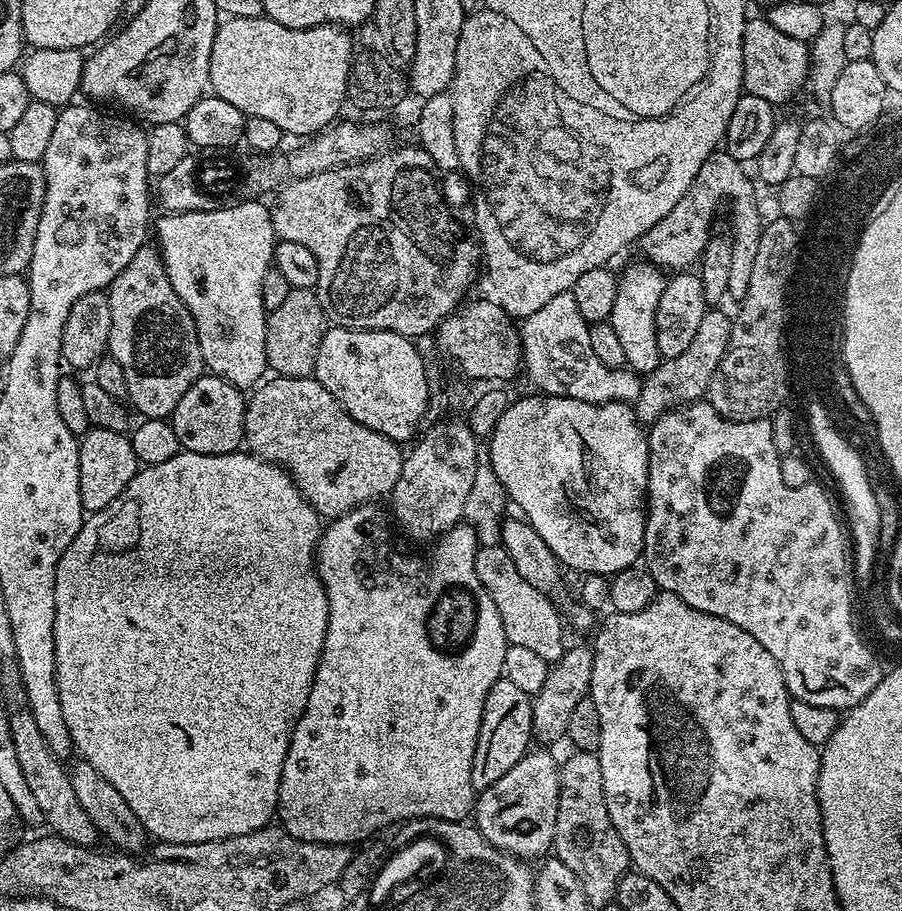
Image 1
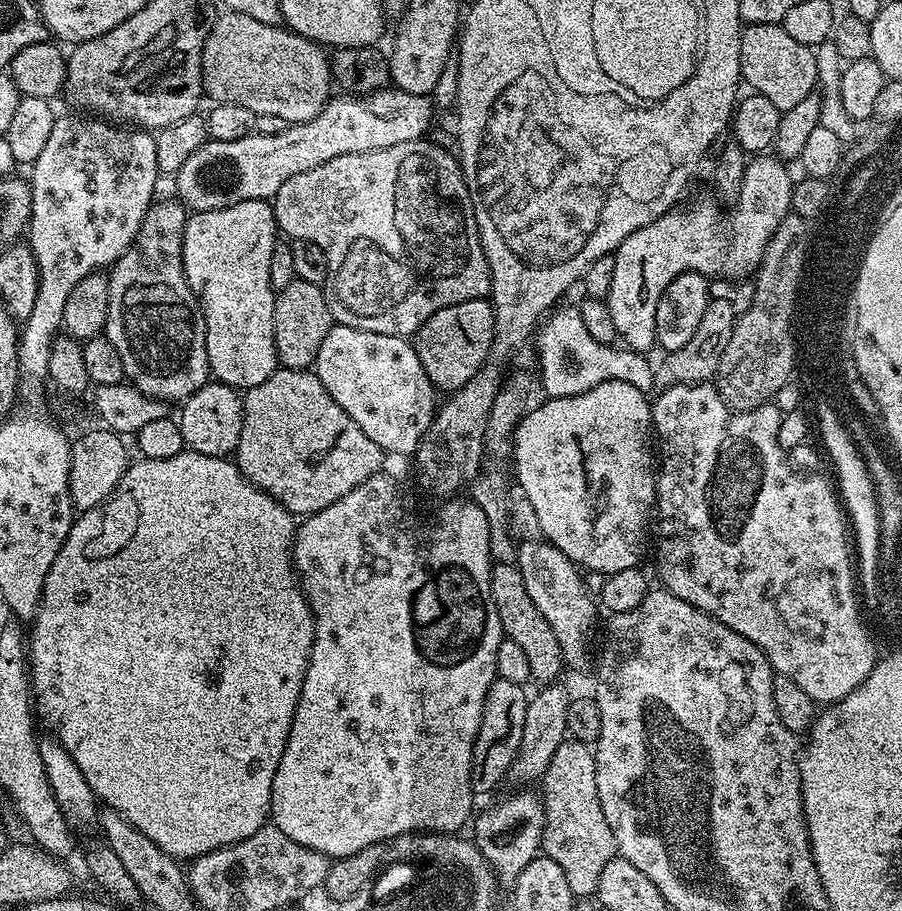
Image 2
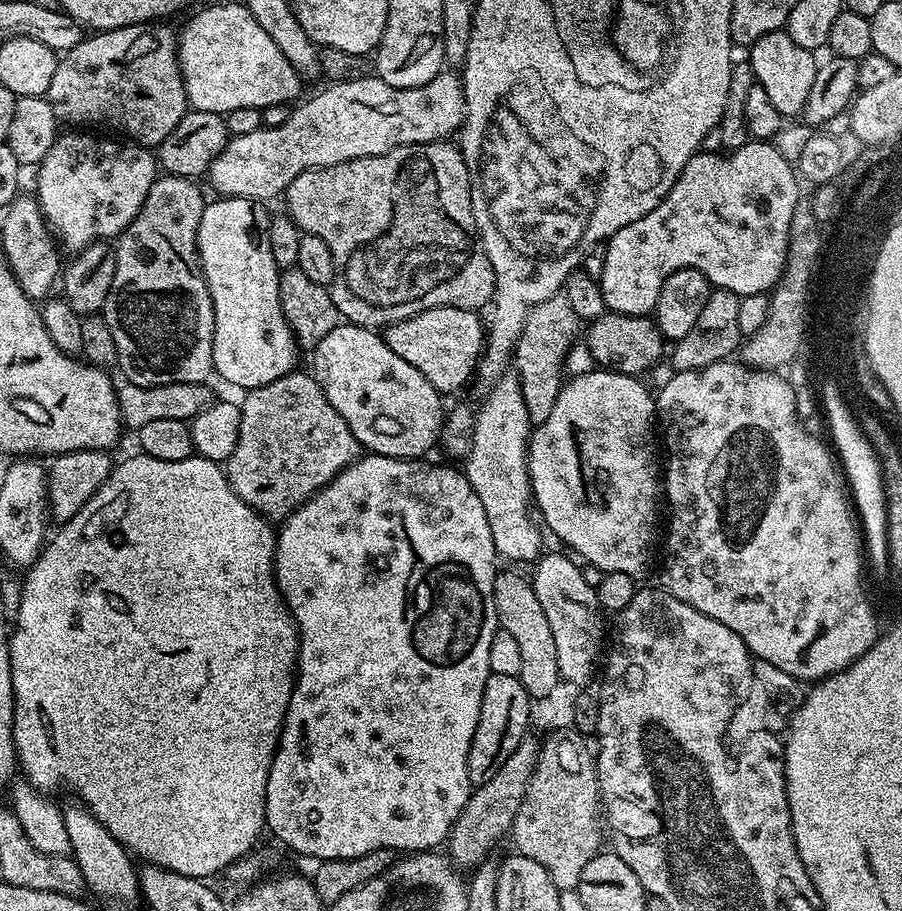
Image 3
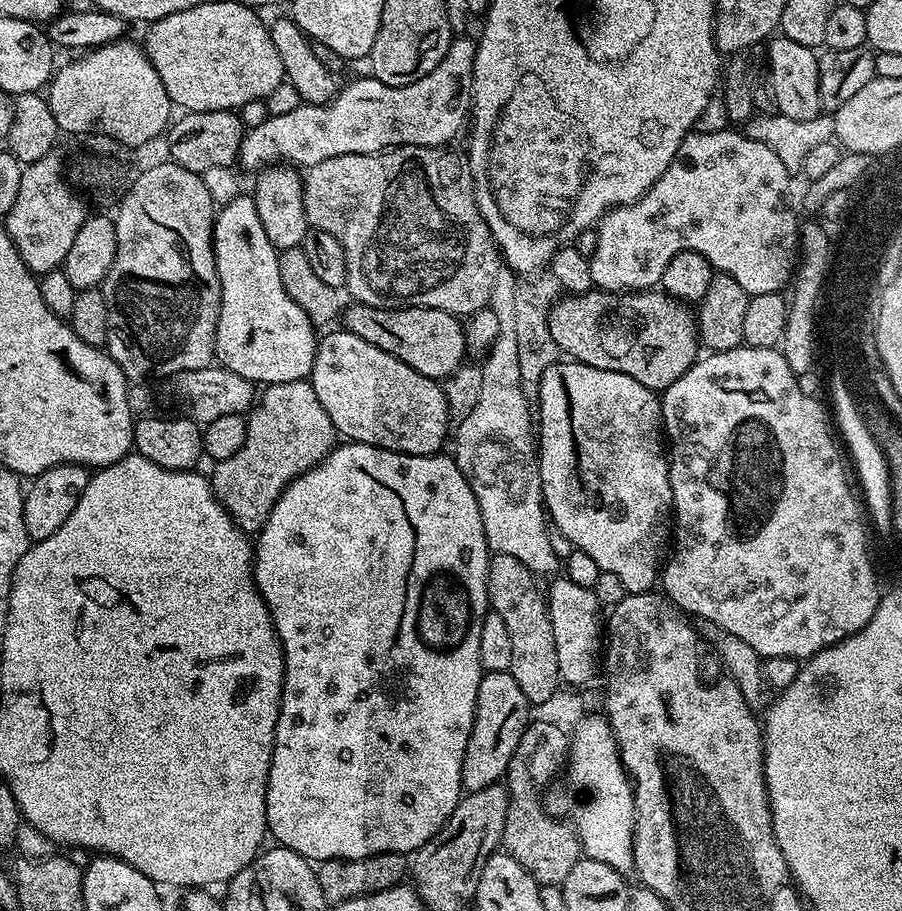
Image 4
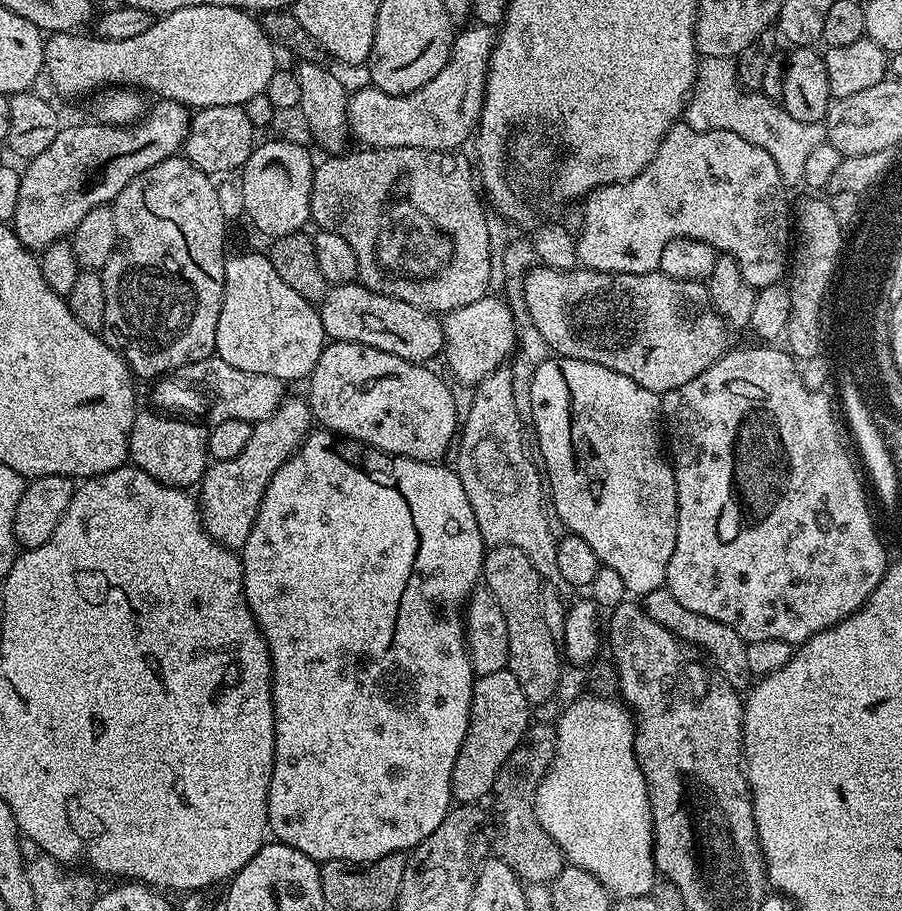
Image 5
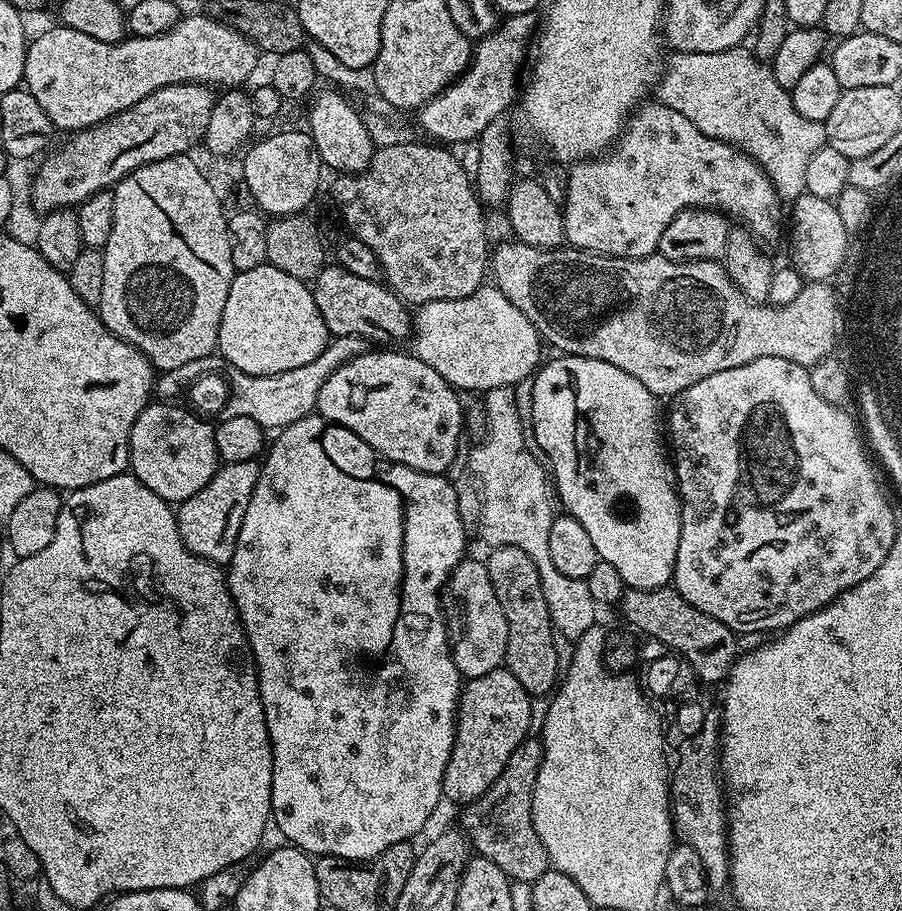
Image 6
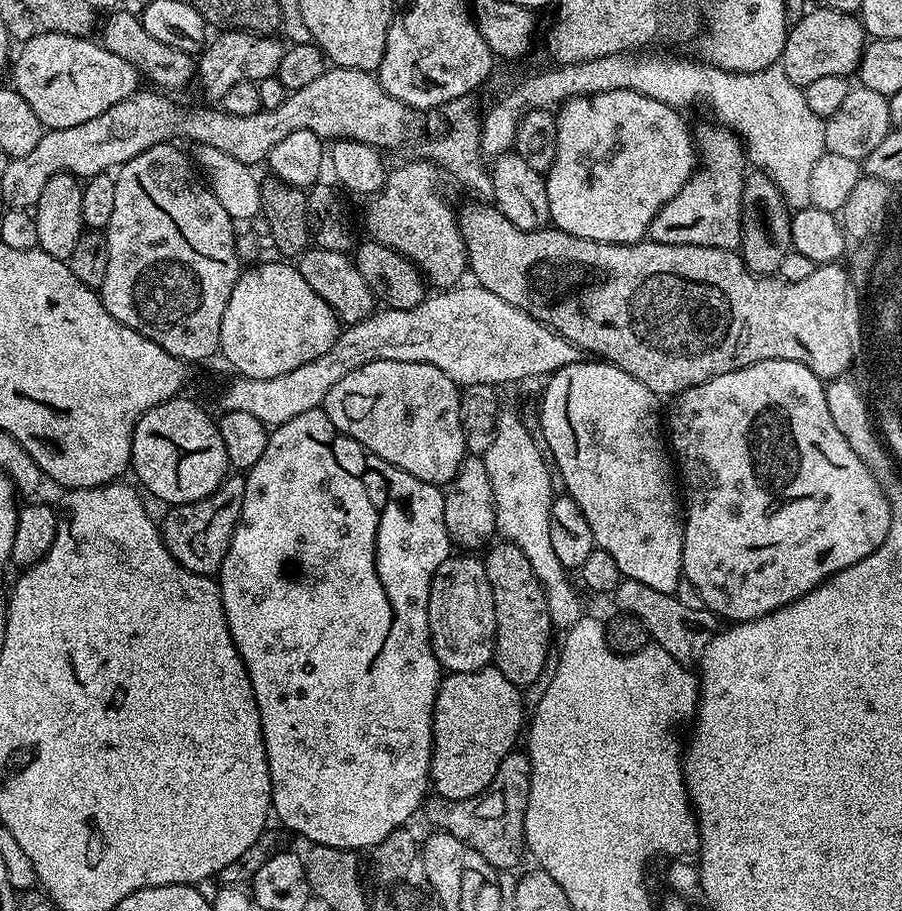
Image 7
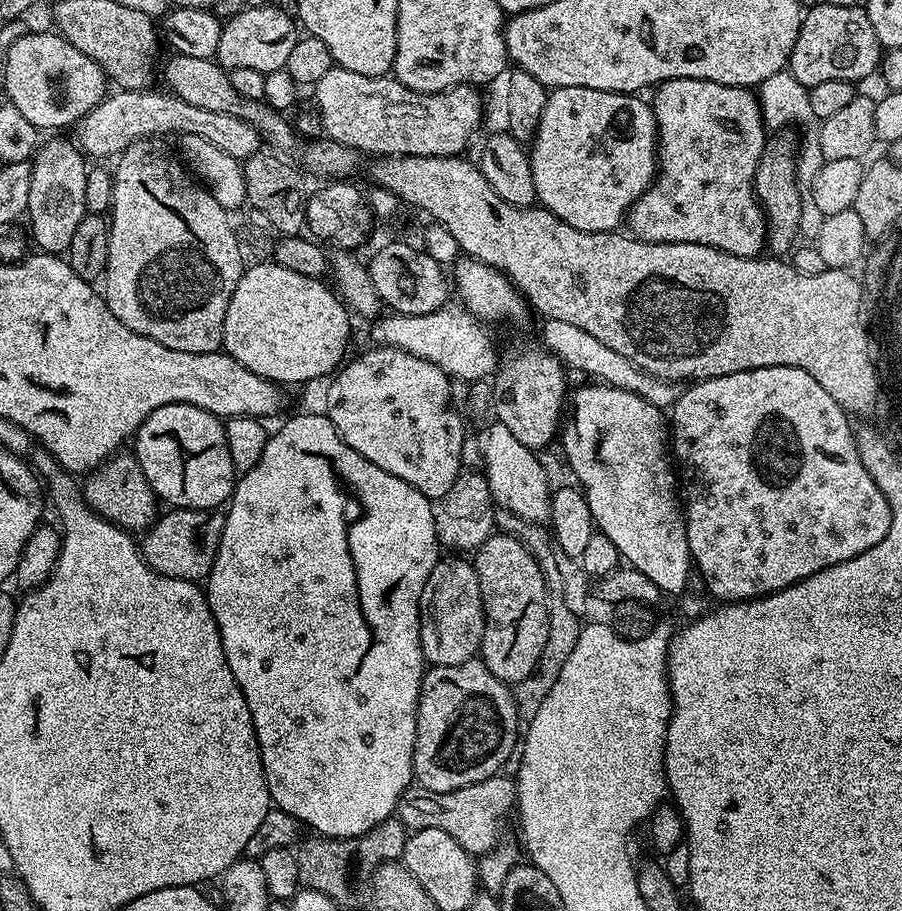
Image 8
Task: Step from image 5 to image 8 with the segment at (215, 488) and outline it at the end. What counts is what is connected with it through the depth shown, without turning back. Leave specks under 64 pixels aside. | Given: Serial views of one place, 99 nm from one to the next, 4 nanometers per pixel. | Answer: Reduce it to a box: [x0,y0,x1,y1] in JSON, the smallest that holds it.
[138,508,224,581]

